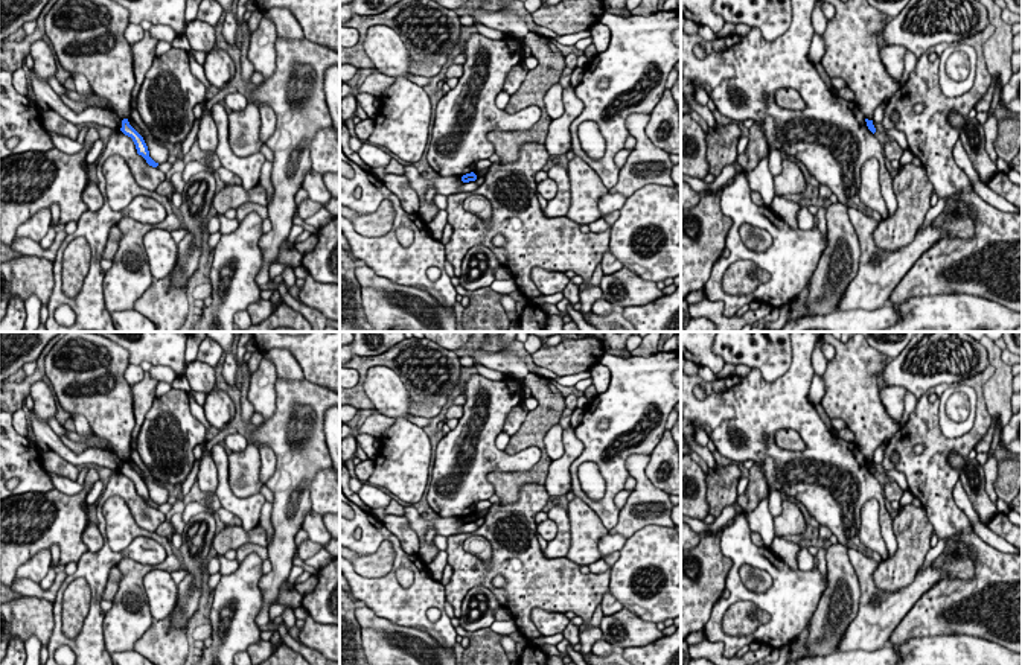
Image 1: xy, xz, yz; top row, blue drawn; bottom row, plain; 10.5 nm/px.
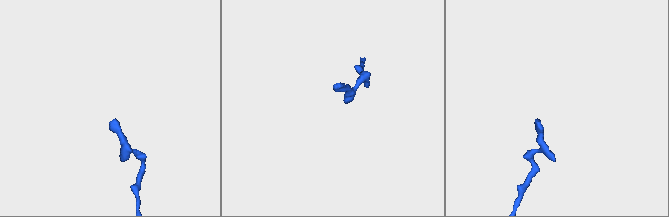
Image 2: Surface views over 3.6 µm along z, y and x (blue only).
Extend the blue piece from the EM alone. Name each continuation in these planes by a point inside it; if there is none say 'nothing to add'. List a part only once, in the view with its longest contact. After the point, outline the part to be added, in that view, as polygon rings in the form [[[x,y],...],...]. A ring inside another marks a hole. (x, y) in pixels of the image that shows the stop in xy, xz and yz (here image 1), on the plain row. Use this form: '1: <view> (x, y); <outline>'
1: yz (853, 381); [[[822,333],[822,339],[835,347],[835,358],[827,361],[822,376],[826,391],[821,405],[830,418],[845,422],[858,449],[873,461],[876,447],[900,429],[880,402],[880,391],[888,387],[882,371],[889,359],[874,350],[862,333],[847,342],[832,333]]]

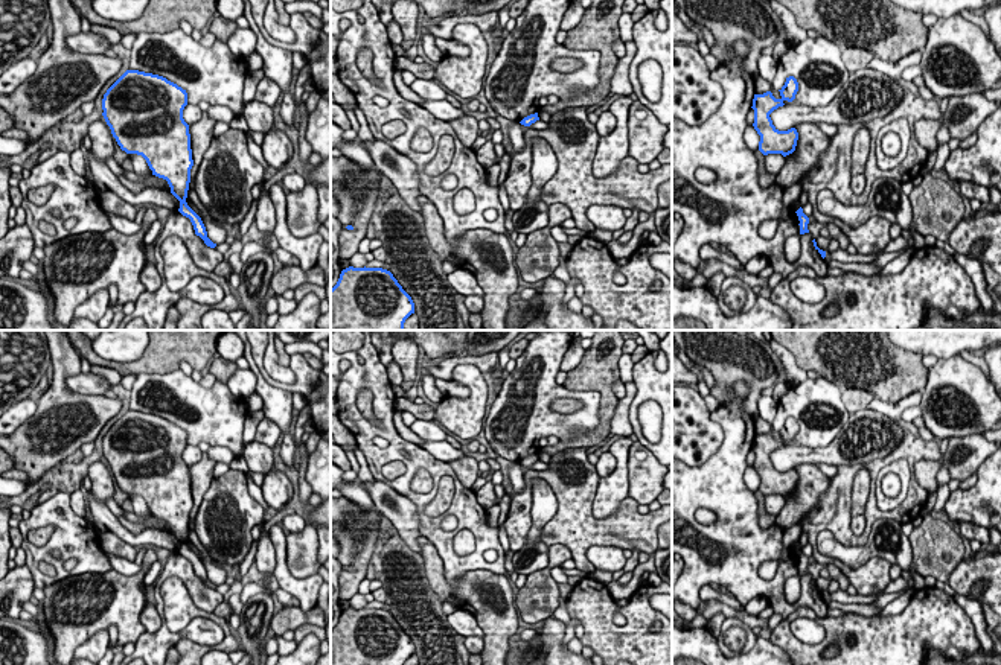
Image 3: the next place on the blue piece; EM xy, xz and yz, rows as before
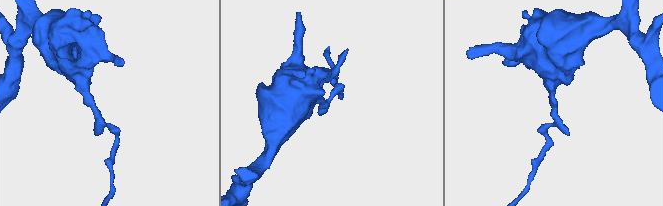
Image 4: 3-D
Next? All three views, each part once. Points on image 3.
nothing to add

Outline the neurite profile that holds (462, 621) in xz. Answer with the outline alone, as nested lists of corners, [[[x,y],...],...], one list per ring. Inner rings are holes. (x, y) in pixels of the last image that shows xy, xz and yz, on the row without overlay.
[[[456,610],[446,616],[446,621],[459,635],[465,638],[485,638],[485,633],[478,627],[475,616],[468,610]]]

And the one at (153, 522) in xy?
[[[123,511],[123,517],[133,523],[140,523],[140,525],[145,525],[146,528],[160,530],[160,531],[171,534],[171,528],[169,528],[168,522],[163,519],[158,519],[155,516],[151,516],[148,520],[143,520],[134,511]]]

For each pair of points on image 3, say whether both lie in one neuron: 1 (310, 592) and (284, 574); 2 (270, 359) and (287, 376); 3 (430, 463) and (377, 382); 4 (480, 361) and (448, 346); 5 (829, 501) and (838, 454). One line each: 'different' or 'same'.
1: same
2: same
3: same
4: different
5: different

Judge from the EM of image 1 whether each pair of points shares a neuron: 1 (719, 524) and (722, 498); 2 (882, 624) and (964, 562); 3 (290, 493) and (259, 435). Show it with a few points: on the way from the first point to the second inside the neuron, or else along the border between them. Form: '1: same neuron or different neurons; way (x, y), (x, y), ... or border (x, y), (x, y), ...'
1: different neurons; border (731, 502), (716, 518)
2: same neuron; way (902, 603), (928, 577), (943, 572)
3: same neuron; way (290, 477), (290, 457), (276, 443)

